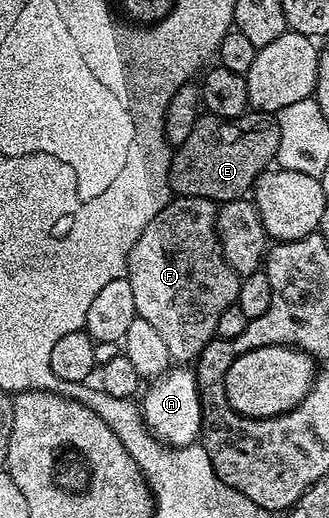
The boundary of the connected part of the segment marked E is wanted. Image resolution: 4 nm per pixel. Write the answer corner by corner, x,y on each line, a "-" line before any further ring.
208,113
197,116
187,141
173,151
169,189
174,196
203,197
220,205
244,199
253,184
276,160
280,127
265,113
246,113
237,119
220,119

